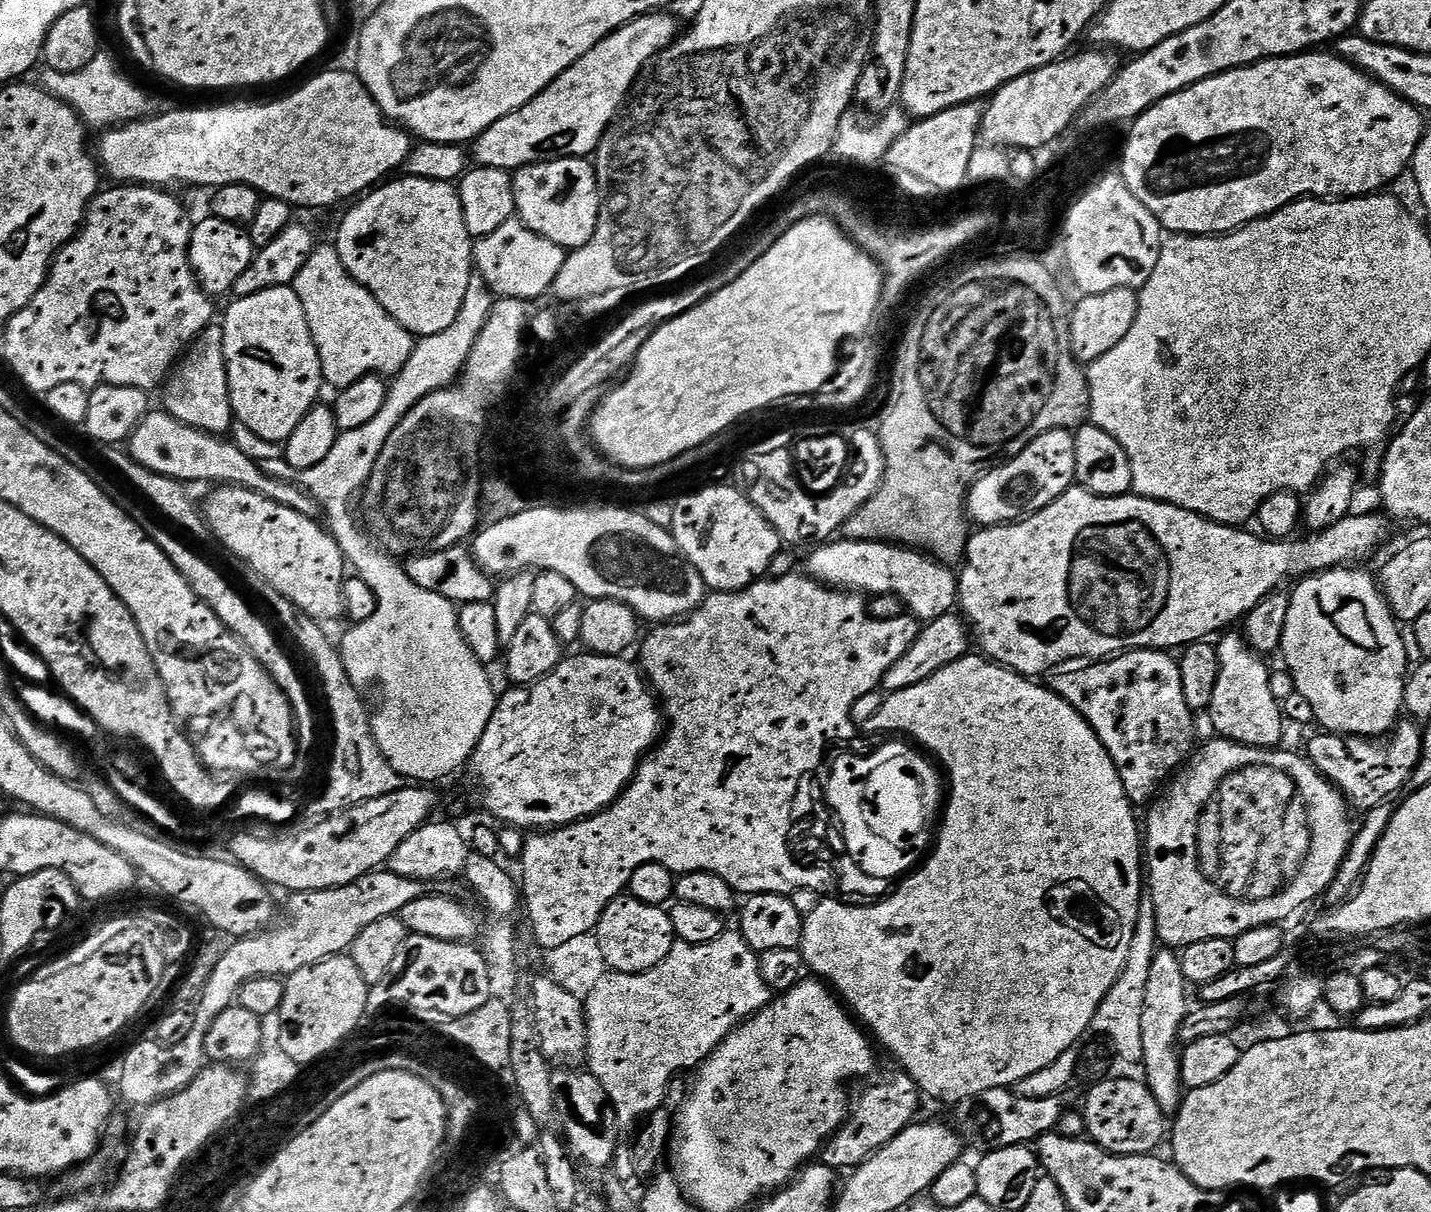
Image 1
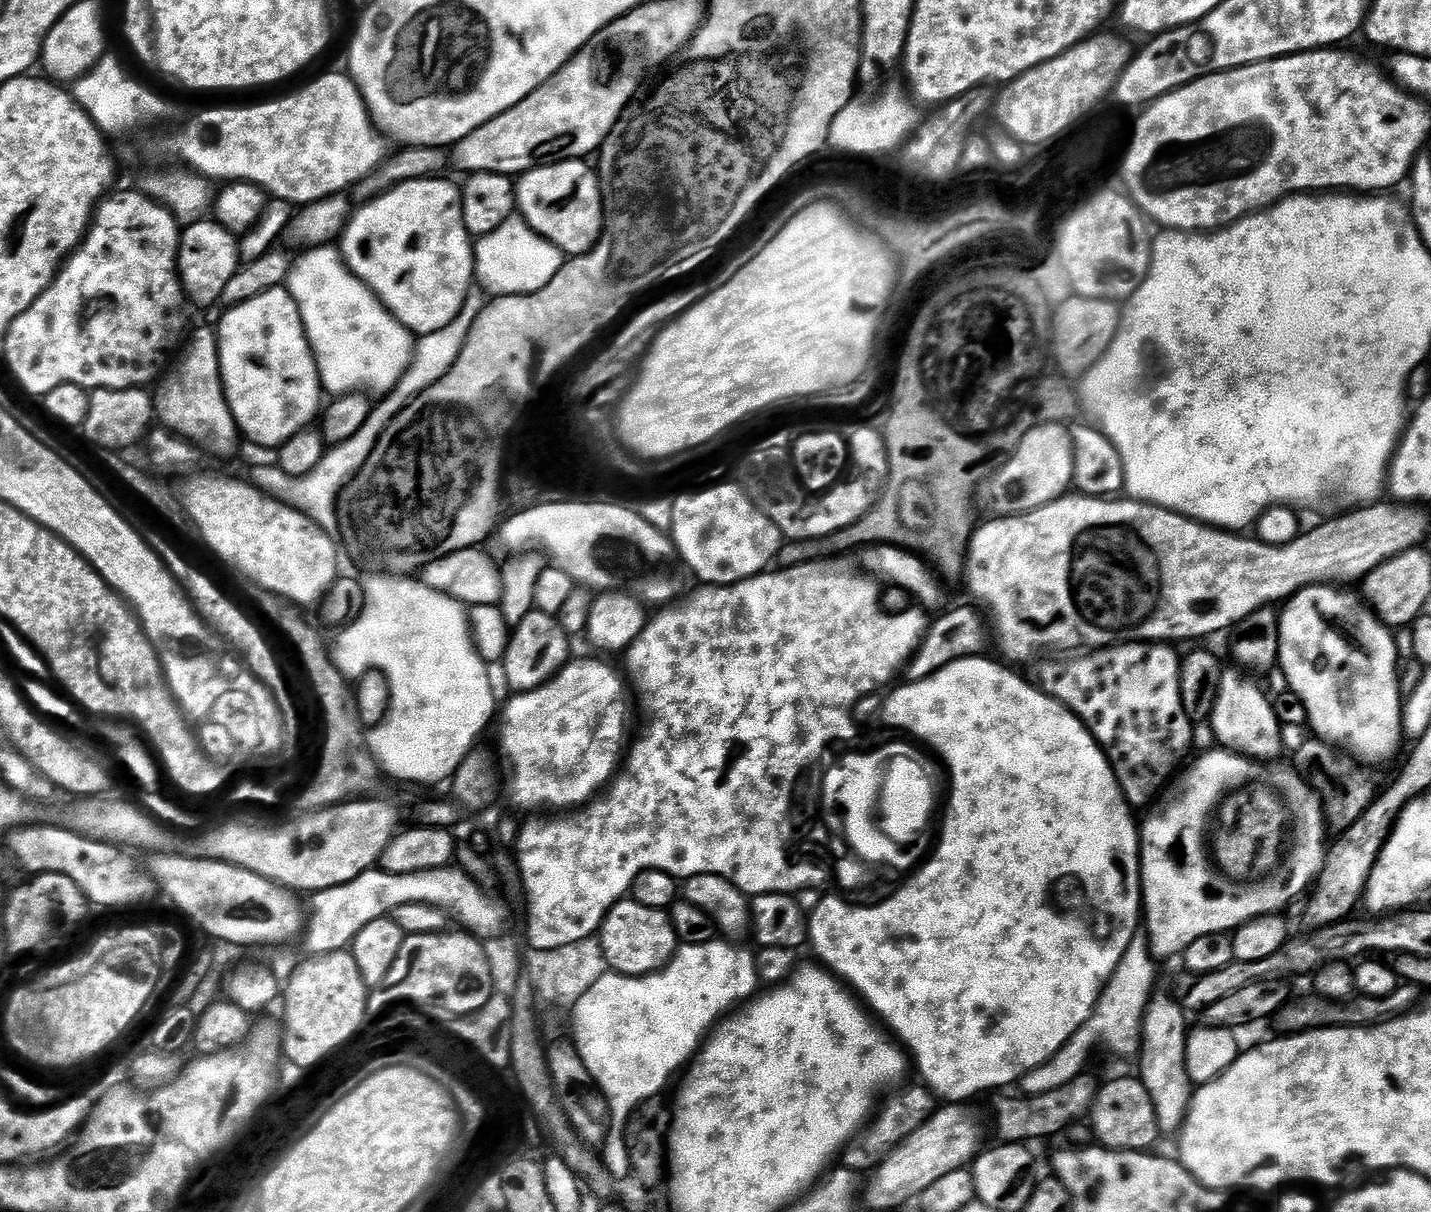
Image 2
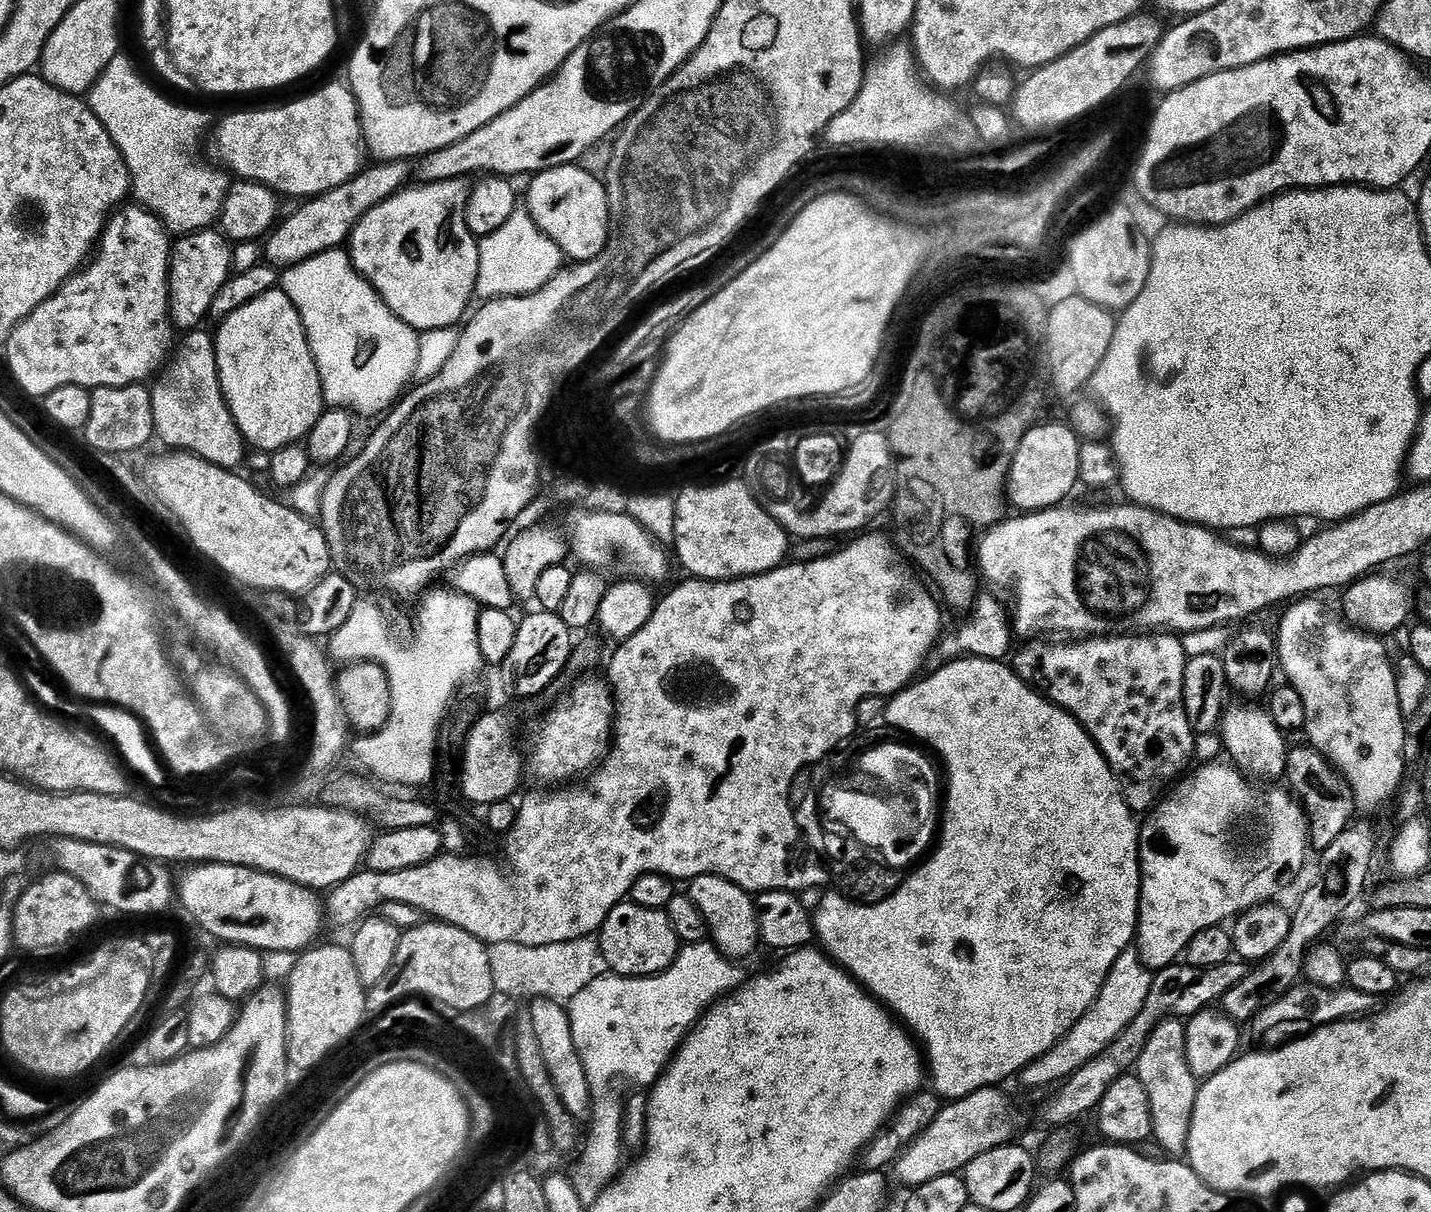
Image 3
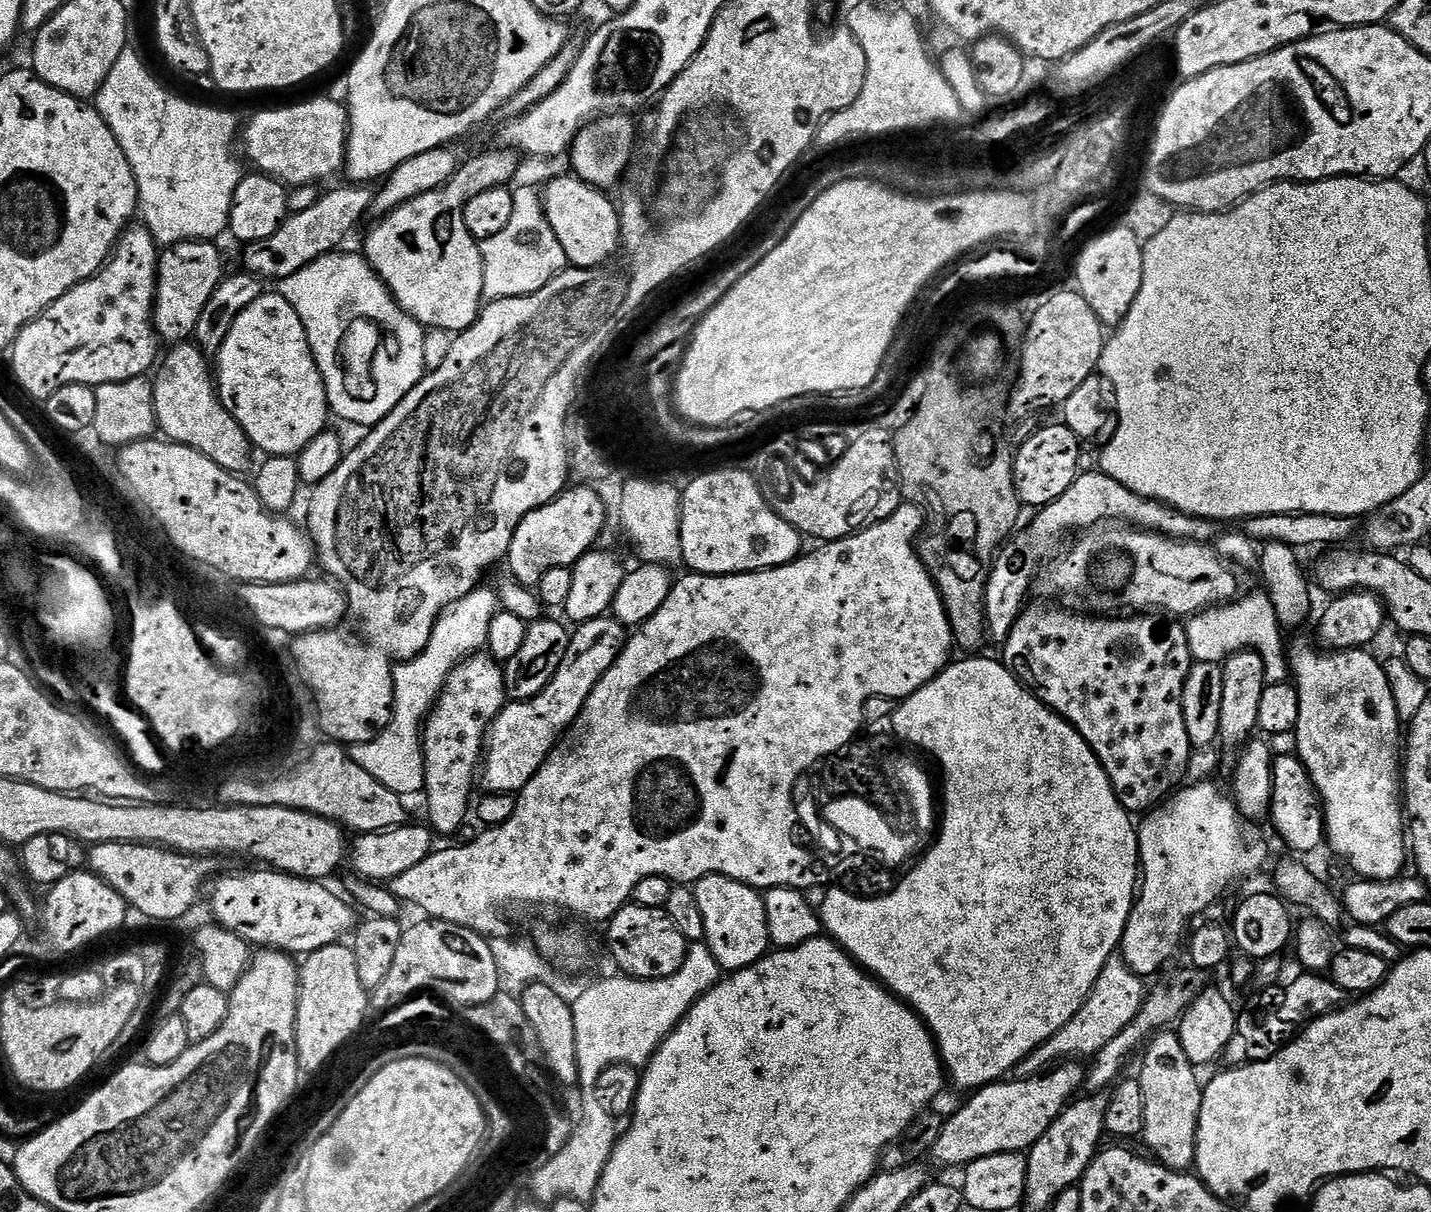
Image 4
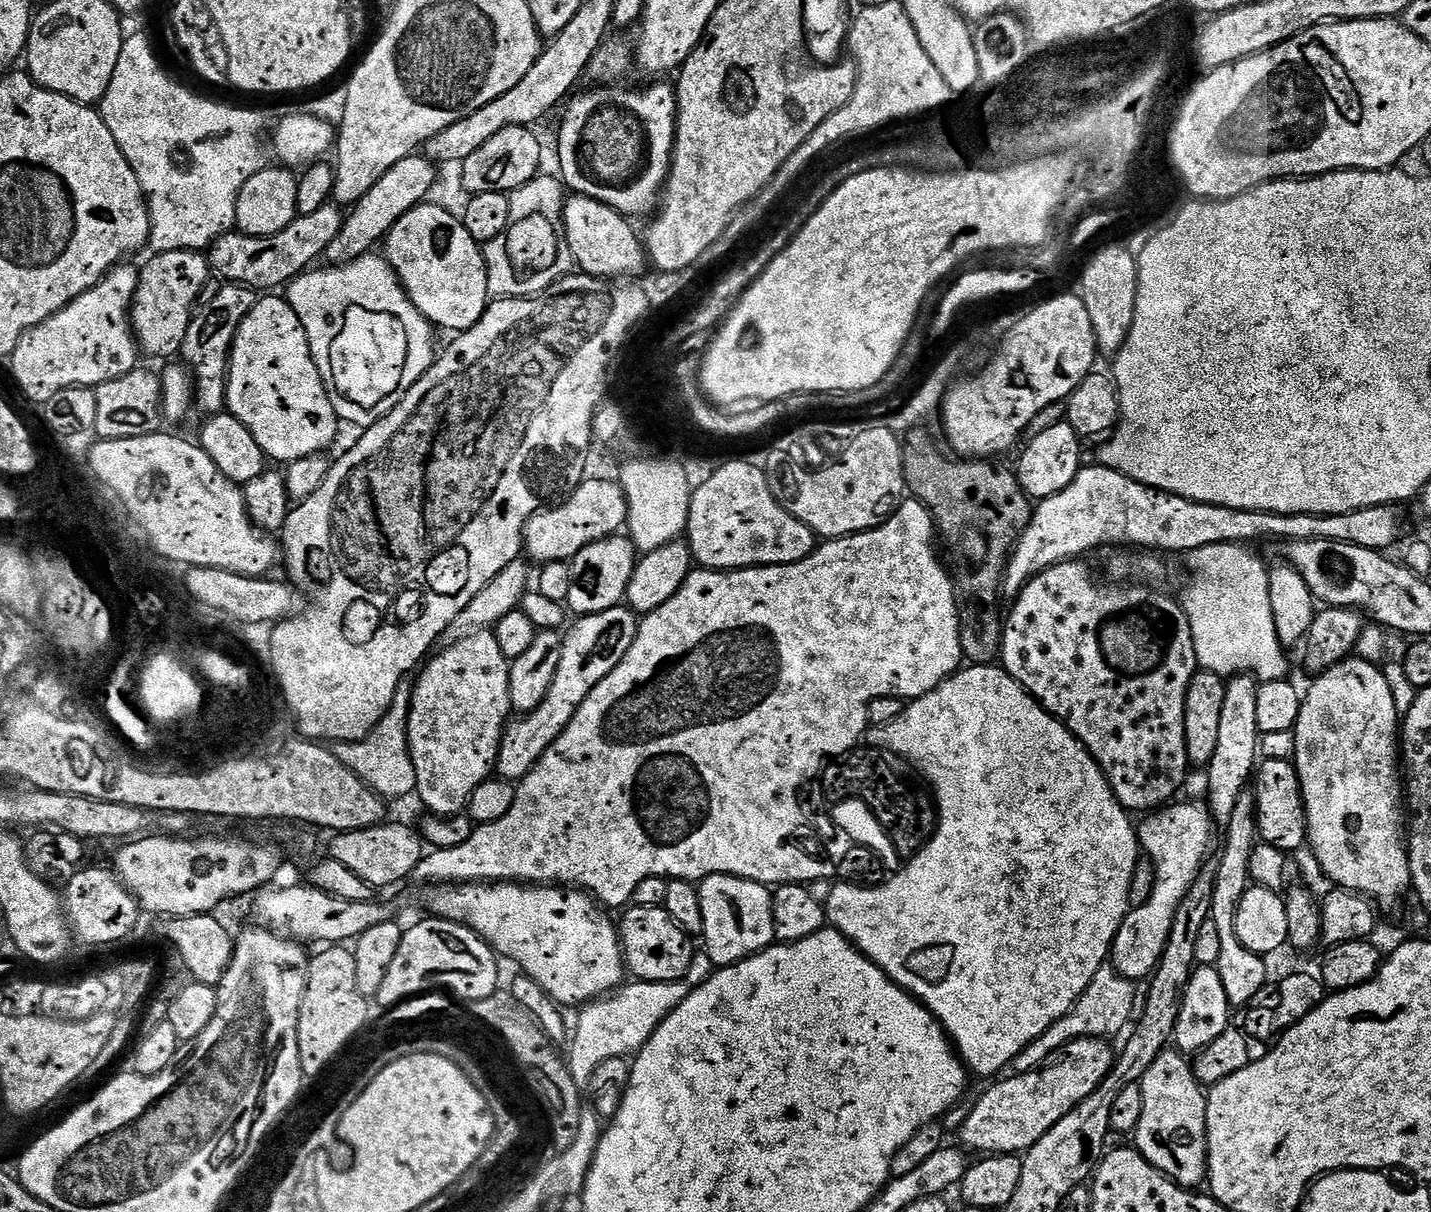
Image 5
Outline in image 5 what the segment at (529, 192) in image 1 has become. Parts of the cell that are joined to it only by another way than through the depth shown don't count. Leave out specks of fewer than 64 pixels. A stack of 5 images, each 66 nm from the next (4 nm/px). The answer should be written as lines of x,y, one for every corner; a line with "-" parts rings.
569,195
564,202
562,213
562,231
568,241
571,259
577,264
579,271
586,276
601,278
620,278
616,276
632,276
640,272
646,264
646,248
636,237
629,221
622,213
615,212
608,205
594,201
590,197

